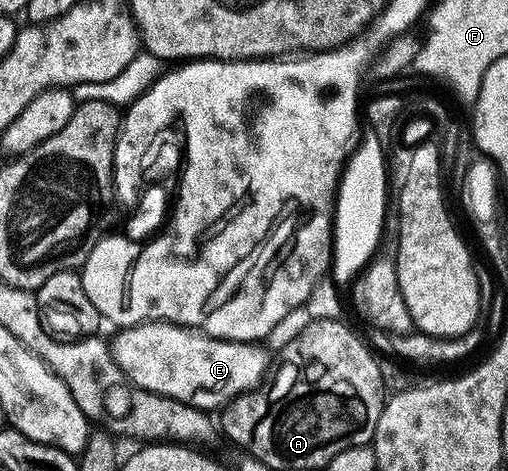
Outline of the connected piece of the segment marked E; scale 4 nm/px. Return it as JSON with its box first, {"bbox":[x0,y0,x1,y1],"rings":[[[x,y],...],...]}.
{"bbox":[110,321,270,413],"rings":[[[159,321],[135,323],[133,327],[122,327],[115,333],[117,335],[110,339],[112,360],[118,365],[118,369],[122,369],[133,387],[141,387],[150,393],[194,405],[209,413],[223,408],[234,396],[252,391],[265,382],[270,371],[270,359],[268,363],[267,353],[259,348],[261,346],[257,342],[236,343],[233,339],[215,339],[213,335],[205,335],[202,331]]]}

